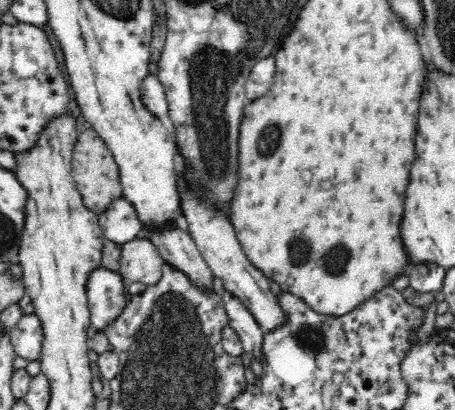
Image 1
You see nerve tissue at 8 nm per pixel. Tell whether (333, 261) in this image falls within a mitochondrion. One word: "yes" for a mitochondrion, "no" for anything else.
yes

